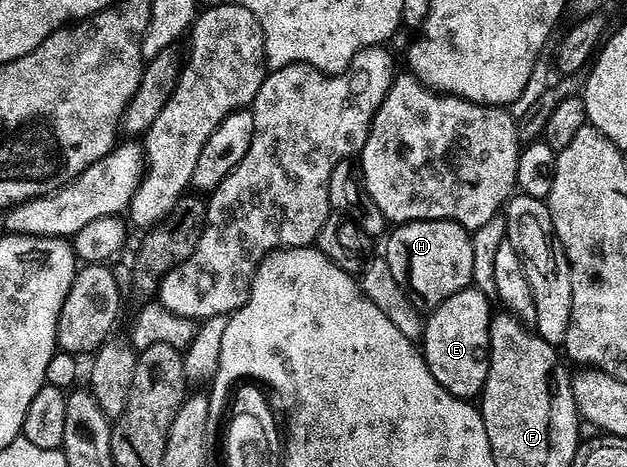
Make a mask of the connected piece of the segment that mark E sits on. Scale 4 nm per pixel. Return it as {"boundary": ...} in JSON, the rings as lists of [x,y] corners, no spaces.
{"boundary":[[[466,288],[447,296],[424,319],[425,363],[437,383],[455,398],[473,400],[481,393],[489,367],[490,299],[483,291]]]}

